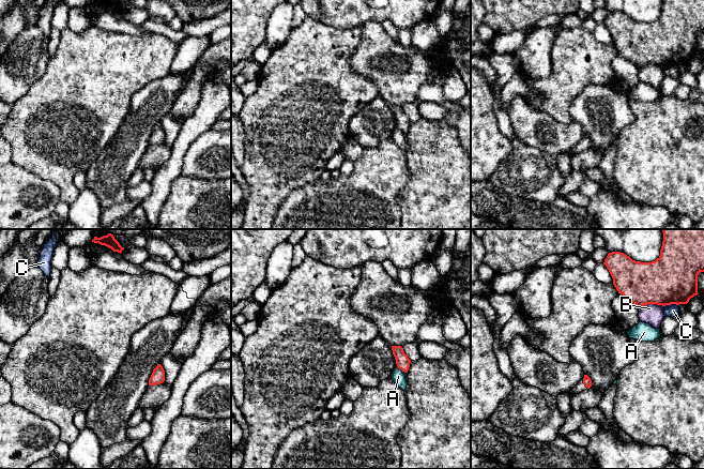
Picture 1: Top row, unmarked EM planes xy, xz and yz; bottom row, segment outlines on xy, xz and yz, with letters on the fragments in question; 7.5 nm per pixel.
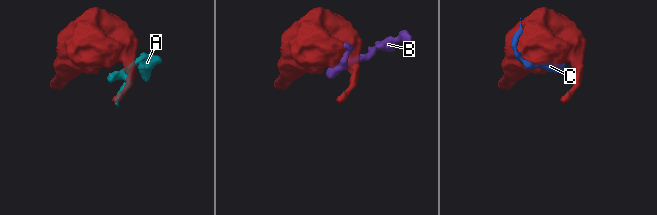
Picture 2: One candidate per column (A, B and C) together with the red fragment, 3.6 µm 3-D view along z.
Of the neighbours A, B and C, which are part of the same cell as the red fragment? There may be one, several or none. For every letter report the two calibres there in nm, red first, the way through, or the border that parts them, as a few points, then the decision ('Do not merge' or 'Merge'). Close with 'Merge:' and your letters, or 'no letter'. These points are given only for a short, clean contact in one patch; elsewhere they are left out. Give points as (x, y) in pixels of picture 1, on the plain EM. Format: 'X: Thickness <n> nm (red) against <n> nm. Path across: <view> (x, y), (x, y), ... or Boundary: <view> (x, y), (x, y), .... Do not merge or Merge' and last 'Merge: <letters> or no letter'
A: Thickness 100 nm (red) against 100 nm. Do not merge
B: Thickness 380 nm (red) against 160 nm. Do not merge
C: Thickness 380 nm (red) against 100 nm. Do not merge
Merge: no letter

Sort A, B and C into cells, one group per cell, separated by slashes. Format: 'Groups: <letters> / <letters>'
Groups: A / B / C

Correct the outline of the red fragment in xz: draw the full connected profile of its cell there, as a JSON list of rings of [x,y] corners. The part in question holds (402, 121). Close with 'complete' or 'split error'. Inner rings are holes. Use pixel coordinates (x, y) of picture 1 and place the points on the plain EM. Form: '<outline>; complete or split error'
[[[392,106],[392,110],[396,120],[397,127],[407,133],[409,131],[411,120],[404,114],[403,108],[401,106]]]; complete

